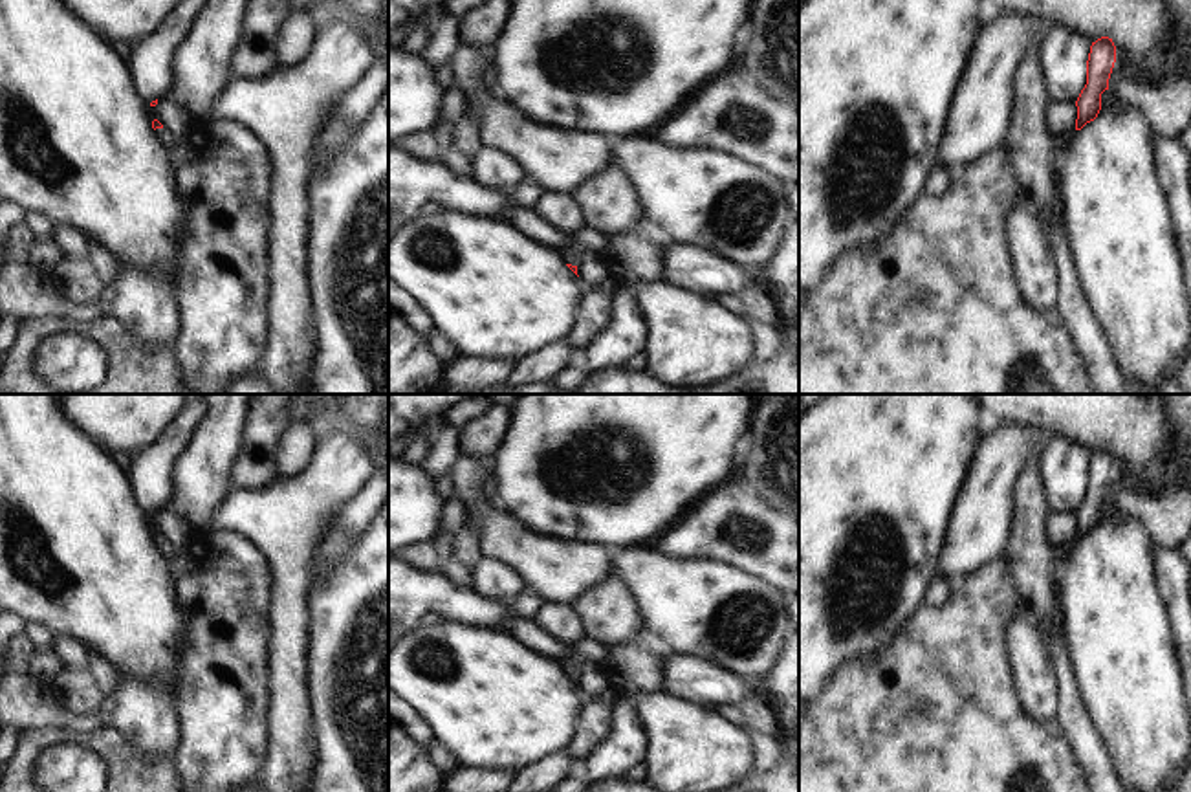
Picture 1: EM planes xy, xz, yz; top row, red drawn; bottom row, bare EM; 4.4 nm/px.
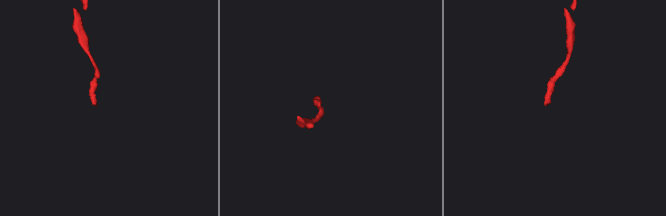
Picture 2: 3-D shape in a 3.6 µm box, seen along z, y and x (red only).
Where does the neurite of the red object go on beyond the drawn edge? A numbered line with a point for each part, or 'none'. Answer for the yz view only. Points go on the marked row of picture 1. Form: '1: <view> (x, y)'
none

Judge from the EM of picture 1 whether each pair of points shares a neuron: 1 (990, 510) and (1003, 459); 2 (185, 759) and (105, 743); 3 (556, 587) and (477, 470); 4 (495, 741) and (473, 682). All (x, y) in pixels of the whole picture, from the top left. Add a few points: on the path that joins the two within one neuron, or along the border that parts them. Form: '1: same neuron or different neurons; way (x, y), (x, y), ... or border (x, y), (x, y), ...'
1: same neuron; way (990, 497), (994, 472)
2: different neurons; border (171, 758), (178, 772)
3: same neuron; way (528, 558), (486, 516), (475, 499)
4: same neuron; way (495, 726), (495, 706), (486, 697)

